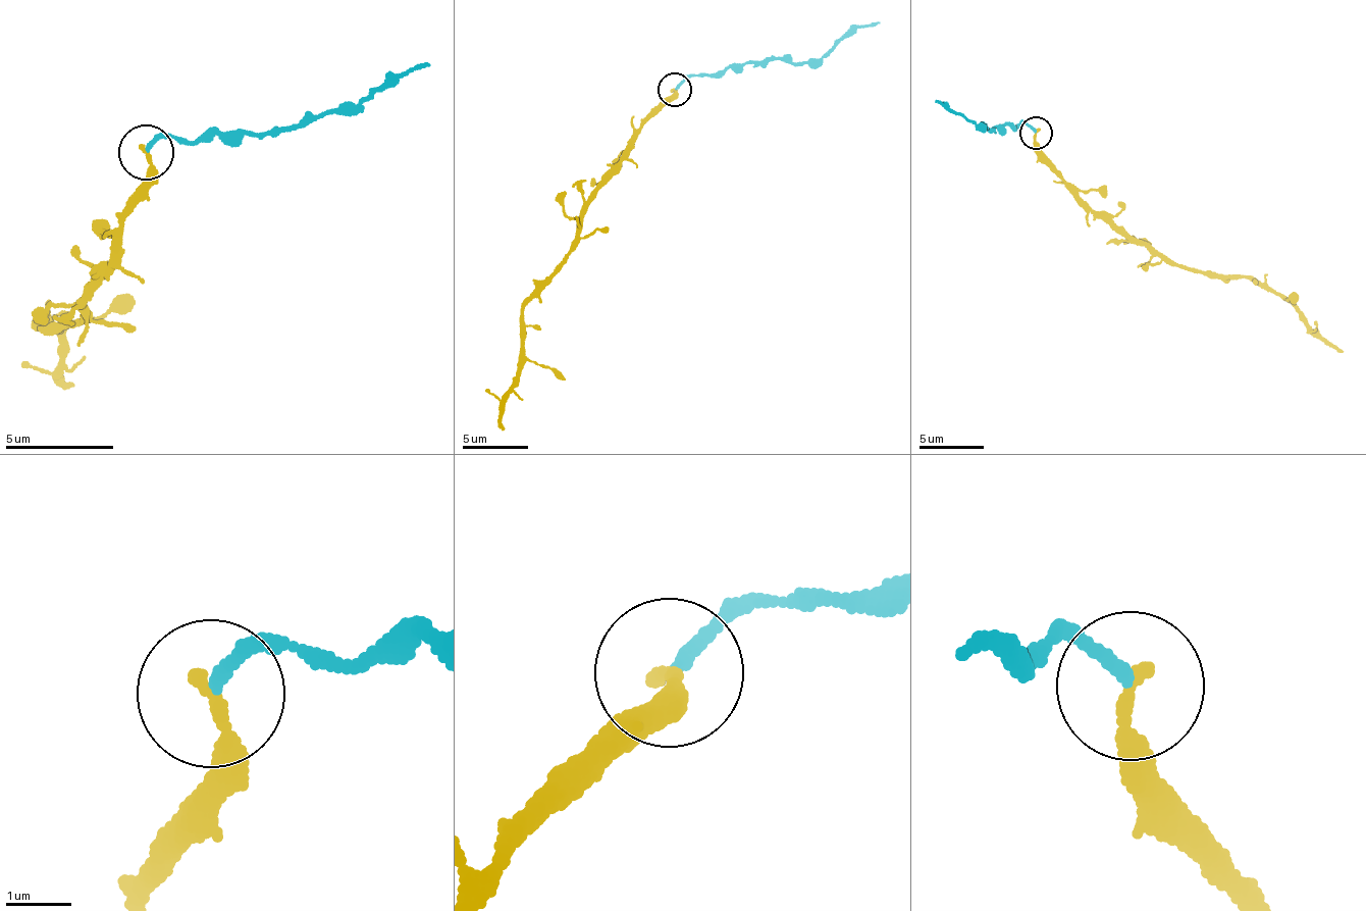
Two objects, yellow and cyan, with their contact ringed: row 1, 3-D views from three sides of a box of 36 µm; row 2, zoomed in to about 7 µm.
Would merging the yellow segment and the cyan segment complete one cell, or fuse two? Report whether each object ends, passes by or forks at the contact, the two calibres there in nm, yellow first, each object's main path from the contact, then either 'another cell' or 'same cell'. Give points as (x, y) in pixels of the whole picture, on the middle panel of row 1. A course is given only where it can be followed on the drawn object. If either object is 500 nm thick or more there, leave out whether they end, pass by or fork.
yellow ends there; cyan ends there; 240 nm thick on the yellow side, 200 nm on the other; yellow runs (674, 88), (641, 125), (620, 170), (587, 205), (580, 238), (524, 306), (521, 351), (504, 409), (504, 431); cyan runs (674, 88), (689, 76), (719, 74), (753, 61), (780, 59), (790, 63), (810, 64), (838, 40), (880, 22); another cell

